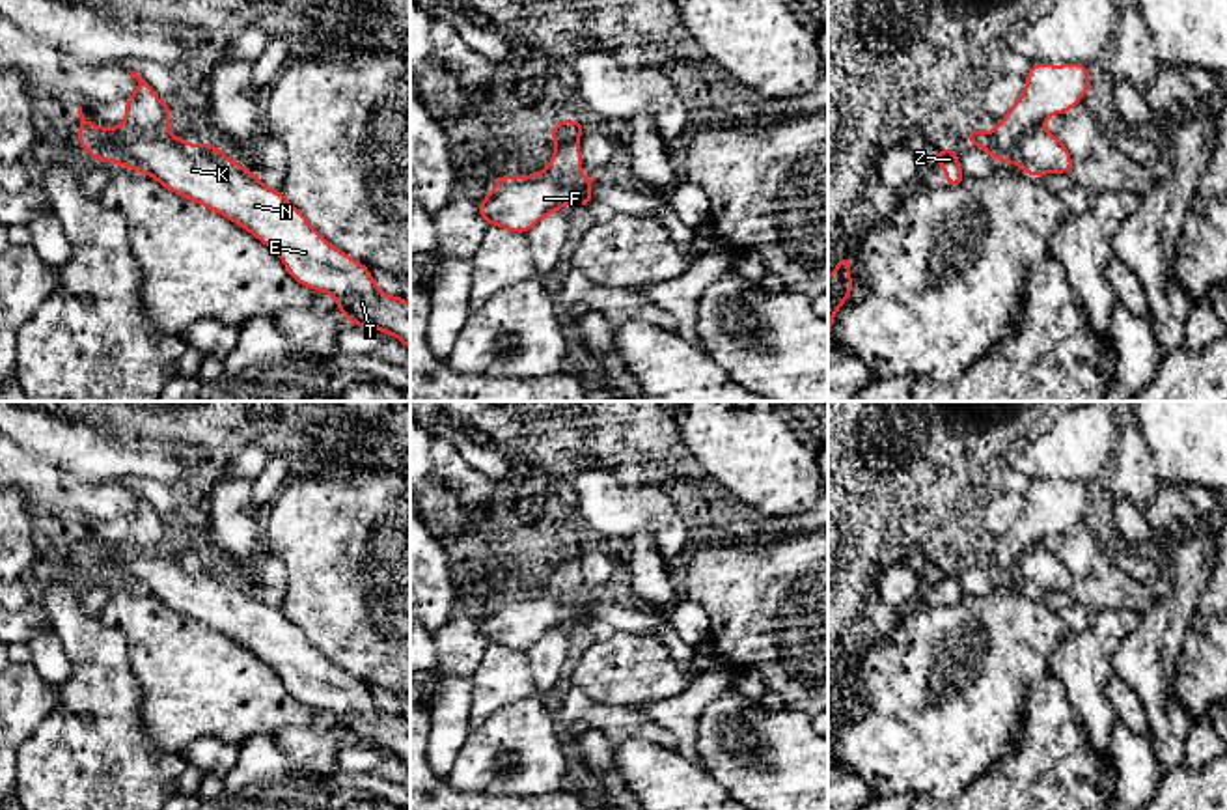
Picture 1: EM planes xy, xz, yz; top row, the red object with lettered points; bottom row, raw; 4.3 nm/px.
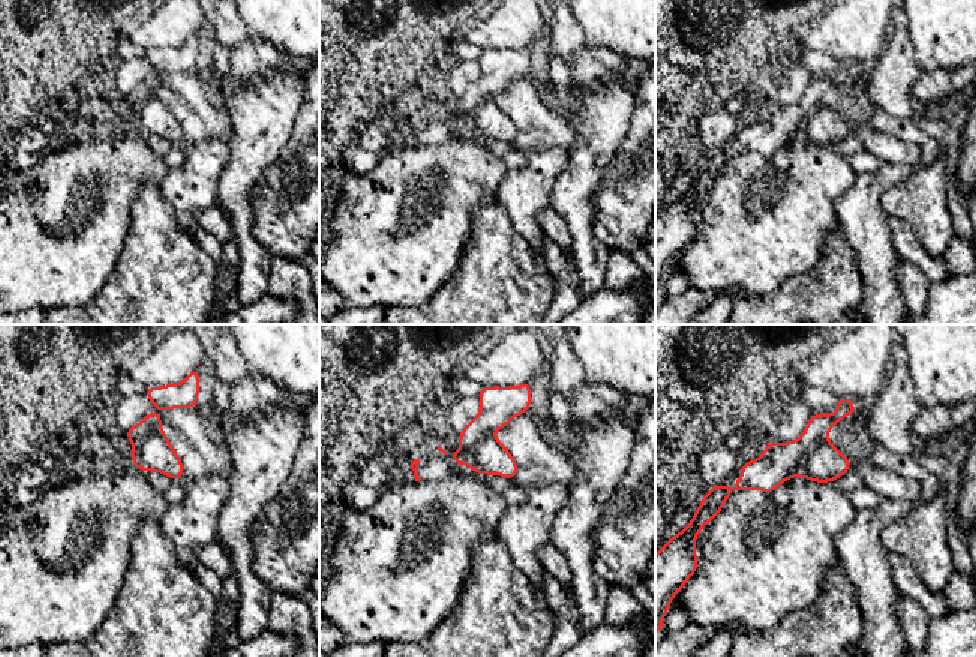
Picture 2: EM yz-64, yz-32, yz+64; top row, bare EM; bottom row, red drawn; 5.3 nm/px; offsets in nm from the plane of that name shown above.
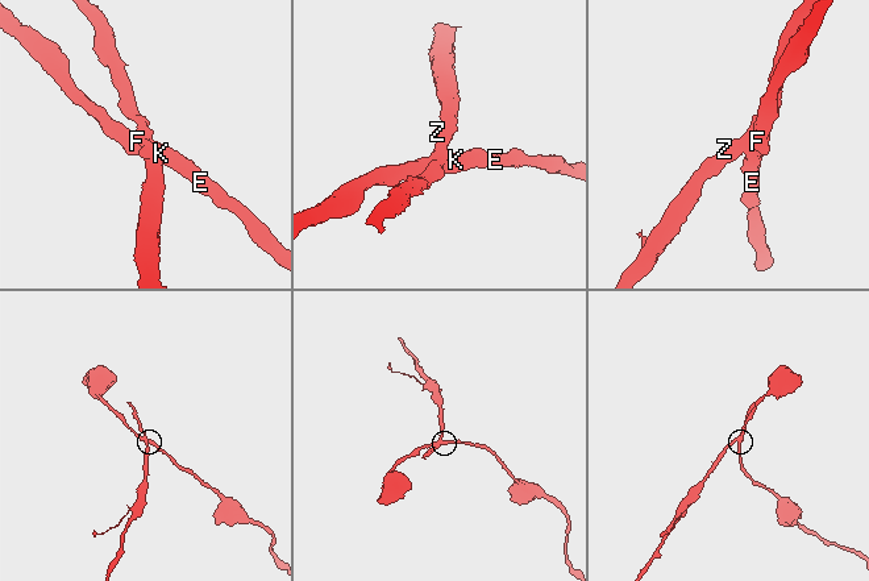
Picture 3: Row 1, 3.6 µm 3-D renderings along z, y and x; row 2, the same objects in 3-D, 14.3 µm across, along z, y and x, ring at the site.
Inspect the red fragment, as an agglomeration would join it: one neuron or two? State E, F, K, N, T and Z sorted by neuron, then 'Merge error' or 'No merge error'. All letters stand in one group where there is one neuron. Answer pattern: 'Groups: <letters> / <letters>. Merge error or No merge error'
Groups: E F K N T / Z. Merge error

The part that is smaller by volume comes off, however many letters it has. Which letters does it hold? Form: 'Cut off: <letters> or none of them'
Cut off: Z

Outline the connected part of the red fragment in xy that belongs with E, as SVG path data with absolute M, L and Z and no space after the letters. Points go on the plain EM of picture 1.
M78 524L78 562L91 577L108 579L155 595L168 608L201 621L229 636L255 657L270 664L283 679L289 692L313 709L328 709L338 728L351 743L379 747L393 752L410 769L410 722L403 715L382 711L369 687L324 659L306 635L280 610L267 607L255 590L233 580L211 562L188 562L175 552L144 552L129 545L97 545L90 541Z

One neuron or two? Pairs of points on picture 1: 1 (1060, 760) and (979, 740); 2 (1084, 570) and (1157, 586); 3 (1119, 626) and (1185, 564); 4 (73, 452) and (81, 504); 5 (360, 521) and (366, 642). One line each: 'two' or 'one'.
1: two
2: two
3: two
4: two
5: one

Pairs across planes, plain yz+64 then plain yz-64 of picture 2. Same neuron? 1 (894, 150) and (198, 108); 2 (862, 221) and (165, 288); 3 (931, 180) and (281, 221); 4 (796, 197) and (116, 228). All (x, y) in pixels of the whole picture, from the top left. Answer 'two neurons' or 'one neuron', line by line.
1: one neuron
2: two neurons
3: two neurons
4: one neuron

